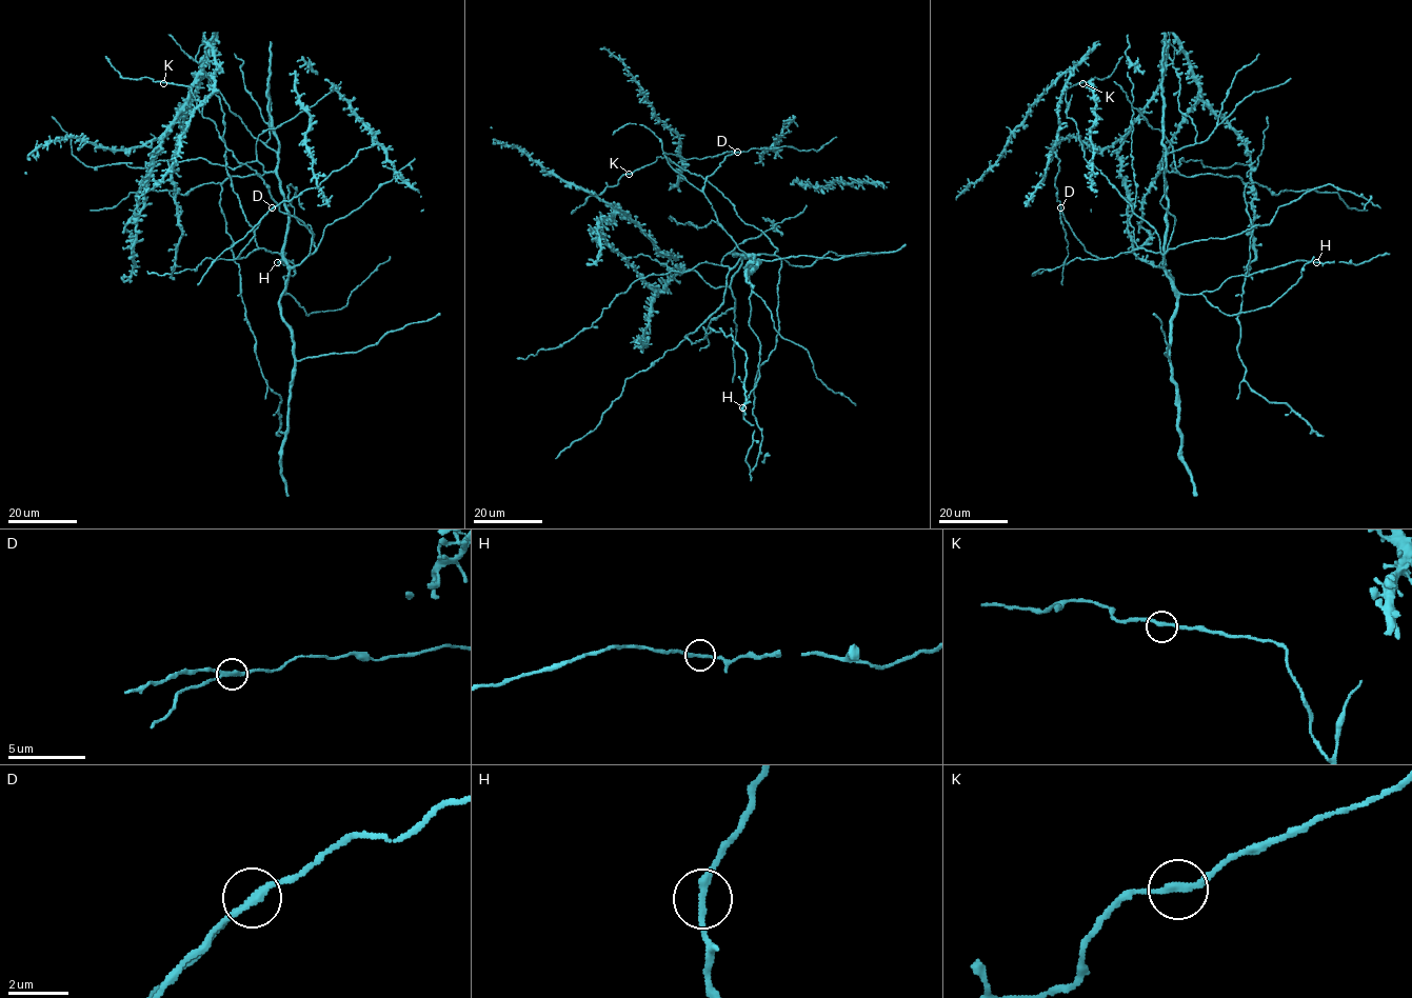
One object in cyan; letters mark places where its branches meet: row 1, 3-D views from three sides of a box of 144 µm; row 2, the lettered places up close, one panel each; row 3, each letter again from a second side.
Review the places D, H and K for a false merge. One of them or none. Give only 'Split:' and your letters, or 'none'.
Split: D

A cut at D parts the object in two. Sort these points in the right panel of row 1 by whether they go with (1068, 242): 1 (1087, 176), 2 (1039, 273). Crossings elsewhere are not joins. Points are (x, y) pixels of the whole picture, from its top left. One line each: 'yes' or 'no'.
1: no
2: no

